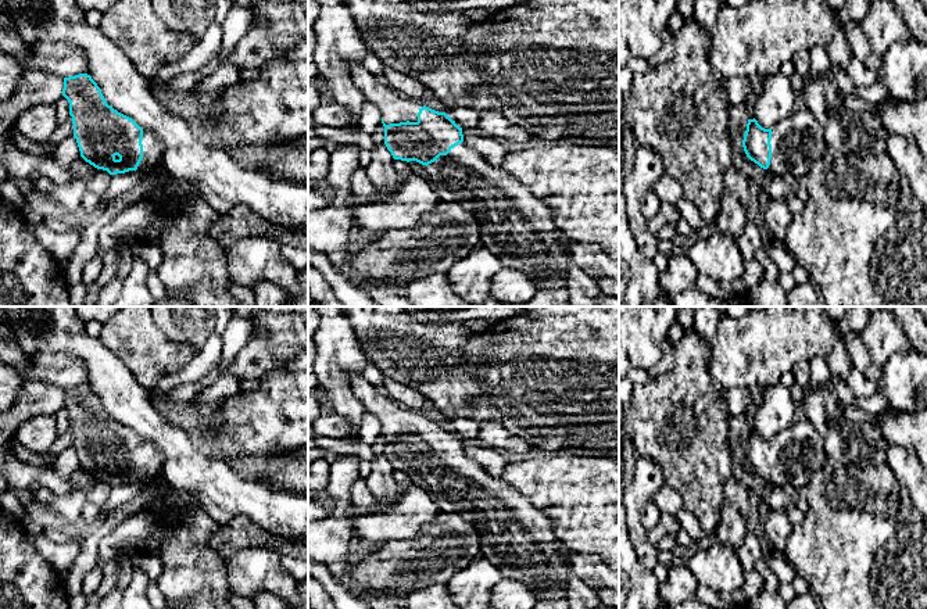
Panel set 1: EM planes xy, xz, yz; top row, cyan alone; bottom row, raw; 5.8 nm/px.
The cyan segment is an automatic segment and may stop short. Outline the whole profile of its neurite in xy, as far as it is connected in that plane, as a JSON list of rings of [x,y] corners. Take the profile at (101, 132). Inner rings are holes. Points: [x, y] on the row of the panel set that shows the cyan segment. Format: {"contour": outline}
{"contour": [[[87,74],[64,78],[62,96],[69,103],[80,157],[110,175],[155,168],[162,141],[132,118],[107,104],[101,89]]]}

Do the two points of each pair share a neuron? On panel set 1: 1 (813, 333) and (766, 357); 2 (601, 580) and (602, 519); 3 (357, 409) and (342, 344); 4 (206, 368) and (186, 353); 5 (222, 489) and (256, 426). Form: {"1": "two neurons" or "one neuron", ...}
{"1": "one neuron", "2": "two neurons", "3": "one neuron", "4": "two neurons", "5": "two neurons"}

